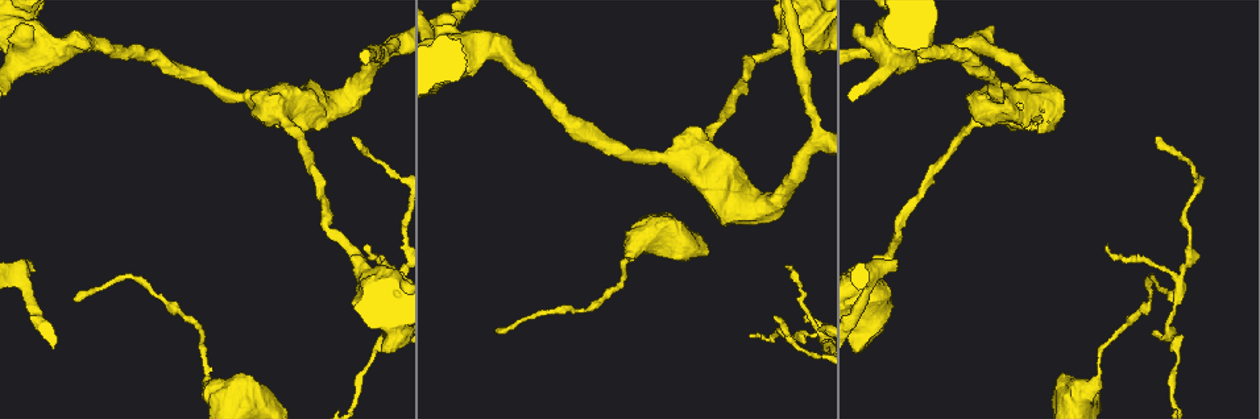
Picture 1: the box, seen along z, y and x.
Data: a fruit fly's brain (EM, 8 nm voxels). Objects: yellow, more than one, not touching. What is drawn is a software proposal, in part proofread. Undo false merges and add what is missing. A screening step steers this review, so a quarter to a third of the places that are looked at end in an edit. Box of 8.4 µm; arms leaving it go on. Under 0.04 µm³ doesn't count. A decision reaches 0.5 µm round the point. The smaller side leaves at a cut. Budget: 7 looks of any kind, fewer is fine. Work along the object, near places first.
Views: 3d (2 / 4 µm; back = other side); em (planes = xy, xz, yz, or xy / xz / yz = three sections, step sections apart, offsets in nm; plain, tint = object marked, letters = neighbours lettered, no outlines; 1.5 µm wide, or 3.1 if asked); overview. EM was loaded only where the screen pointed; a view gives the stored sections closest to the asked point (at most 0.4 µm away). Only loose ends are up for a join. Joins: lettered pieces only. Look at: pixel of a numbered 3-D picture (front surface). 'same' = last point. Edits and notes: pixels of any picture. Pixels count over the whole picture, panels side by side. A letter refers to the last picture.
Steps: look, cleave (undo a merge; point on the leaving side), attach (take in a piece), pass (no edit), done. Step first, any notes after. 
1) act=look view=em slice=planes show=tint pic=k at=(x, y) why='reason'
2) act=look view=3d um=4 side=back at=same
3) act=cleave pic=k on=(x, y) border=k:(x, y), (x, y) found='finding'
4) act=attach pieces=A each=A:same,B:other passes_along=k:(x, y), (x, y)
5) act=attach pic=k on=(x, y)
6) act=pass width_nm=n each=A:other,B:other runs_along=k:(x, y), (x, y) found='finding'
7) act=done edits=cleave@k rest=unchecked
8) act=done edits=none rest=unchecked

act=look view=3d um=4 pic=1 at=(1095, 382)

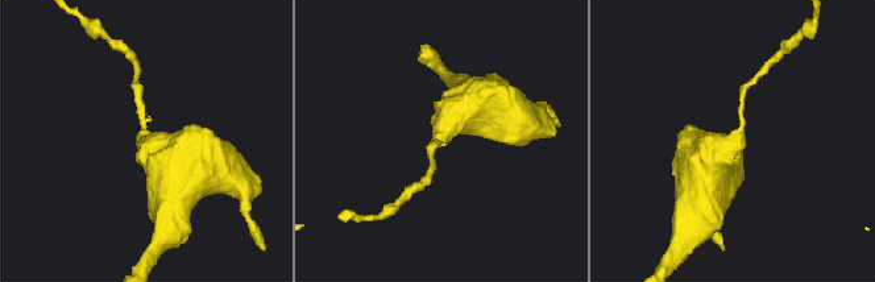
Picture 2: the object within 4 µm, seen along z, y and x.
act=look view=em slice=xz step=4 show=tint pic=2 at=(144, 137) why='shape alone is not enough'

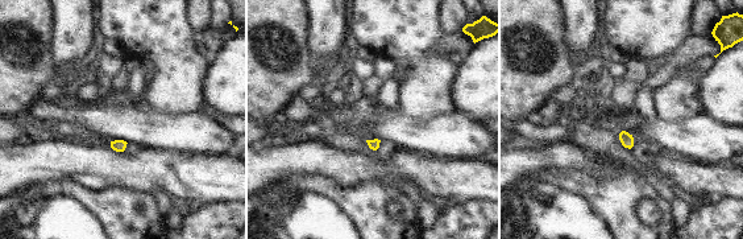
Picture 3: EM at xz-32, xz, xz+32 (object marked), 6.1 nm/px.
act=look view=em slice=planes show=letters at=same

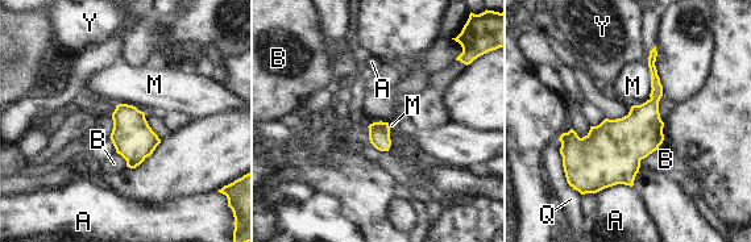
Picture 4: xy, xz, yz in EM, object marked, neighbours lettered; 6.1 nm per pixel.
act=pass each=A:other,B:other,M:other,Q:other,Y:other border=4:(648, 65), (650, 97), (630, 107) found='one neuron here'

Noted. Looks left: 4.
act=look view=em slice=planes show=plain pic=1 at=(1170, 298) why='end of a long branch'

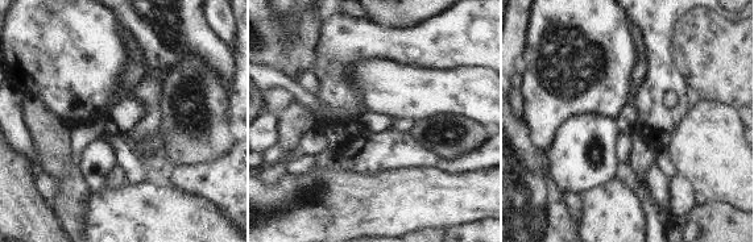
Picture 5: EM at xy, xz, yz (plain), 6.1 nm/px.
act=look view=em slice=planes show=letters at=same

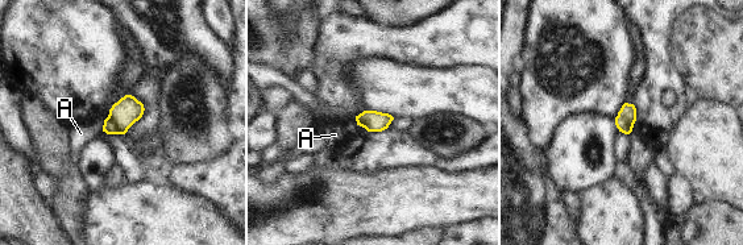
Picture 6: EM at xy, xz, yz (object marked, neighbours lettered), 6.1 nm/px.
act=pass each=A:other border=6:(104, 120), (102, 131) found='none of them fits'

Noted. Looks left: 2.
act=done edits=none rest=unchecked

